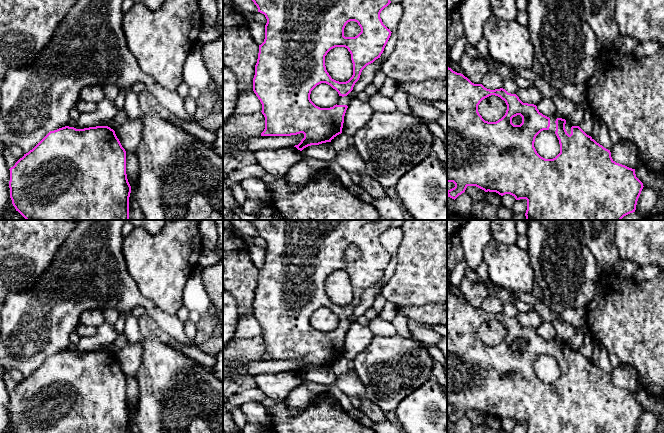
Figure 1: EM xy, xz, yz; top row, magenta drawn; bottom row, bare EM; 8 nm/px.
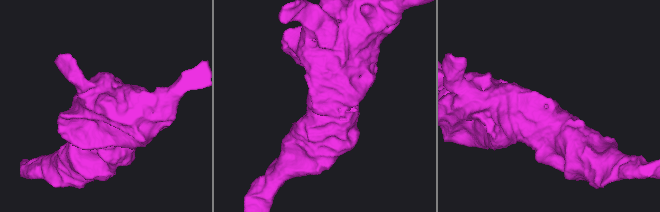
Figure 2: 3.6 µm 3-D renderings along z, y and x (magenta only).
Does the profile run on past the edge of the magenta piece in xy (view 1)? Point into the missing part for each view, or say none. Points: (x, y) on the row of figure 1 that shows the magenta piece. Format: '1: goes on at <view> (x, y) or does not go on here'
1: does not go on here

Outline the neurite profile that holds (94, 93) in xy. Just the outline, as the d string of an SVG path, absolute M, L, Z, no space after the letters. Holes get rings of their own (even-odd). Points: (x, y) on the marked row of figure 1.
M100 85L87 86L81 90L79 99L99 103L104 99L103 87Z

